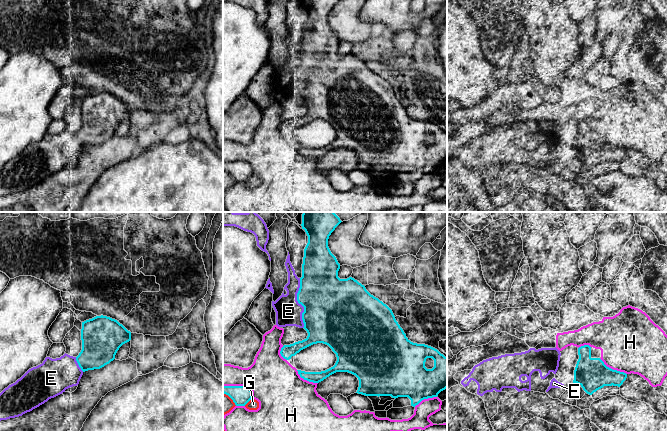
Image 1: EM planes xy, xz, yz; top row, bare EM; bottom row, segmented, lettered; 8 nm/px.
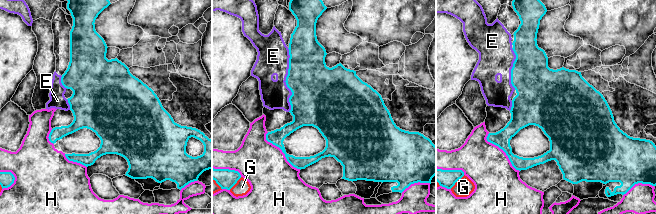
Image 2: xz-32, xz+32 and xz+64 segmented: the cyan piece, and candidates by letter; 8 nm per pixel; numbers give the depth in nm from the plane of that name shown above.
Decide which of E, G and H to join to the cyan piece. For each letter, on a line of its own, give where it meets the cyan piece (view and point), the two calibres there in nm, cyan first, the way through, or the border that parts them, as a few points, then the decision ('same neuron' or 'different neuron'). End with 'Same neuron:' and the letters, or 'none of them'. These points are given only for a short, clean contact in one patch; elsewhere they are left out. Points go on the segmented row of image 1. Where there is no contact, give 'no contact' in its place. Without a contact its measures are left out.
E: meets cyan in xz at (299, 303); 440 nm thick on the cyan side, 200 nm on the other; same neuron
G: meets cyan in xz at (247, 402); 160 nm thick on the cyan side, 90 nm on the other; different neuron
H: meets cyan in xz at (241, 386); 160 nm thick on the cyan side, 380 nm on the other; different neuron
Same neuron: E

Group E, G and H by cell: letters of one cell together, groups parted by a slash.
E / G / H

